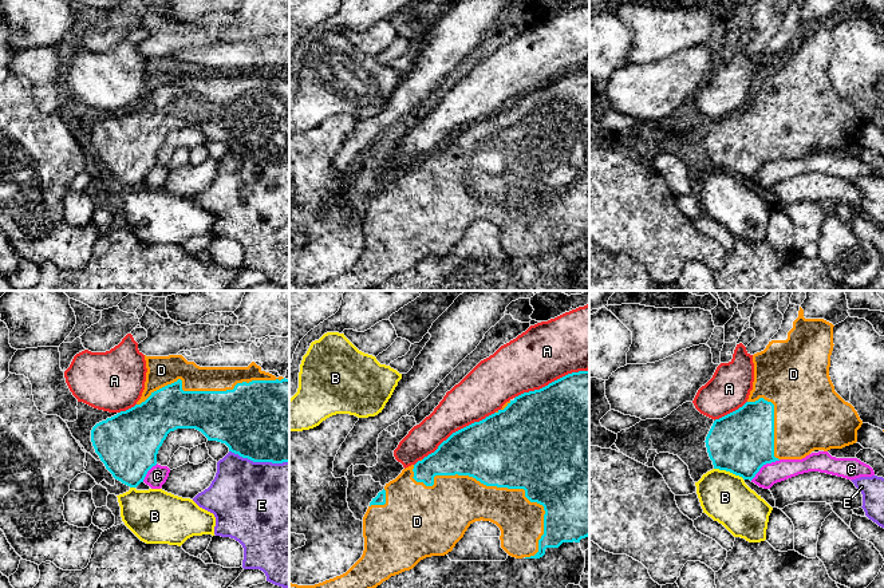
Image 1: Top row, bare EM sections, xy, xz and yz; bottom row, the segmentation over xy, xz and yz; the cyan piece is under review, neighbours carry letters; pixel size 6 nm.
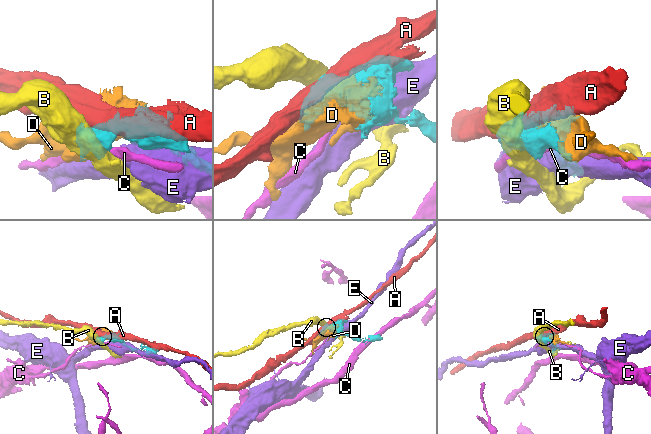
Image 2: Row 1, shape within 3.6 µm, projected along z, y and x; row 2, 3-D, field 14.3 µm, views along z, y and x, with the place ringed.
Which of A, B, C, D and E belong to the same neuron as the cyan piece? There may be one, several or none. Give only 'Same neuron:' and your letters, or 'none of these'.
Same neuron: D

